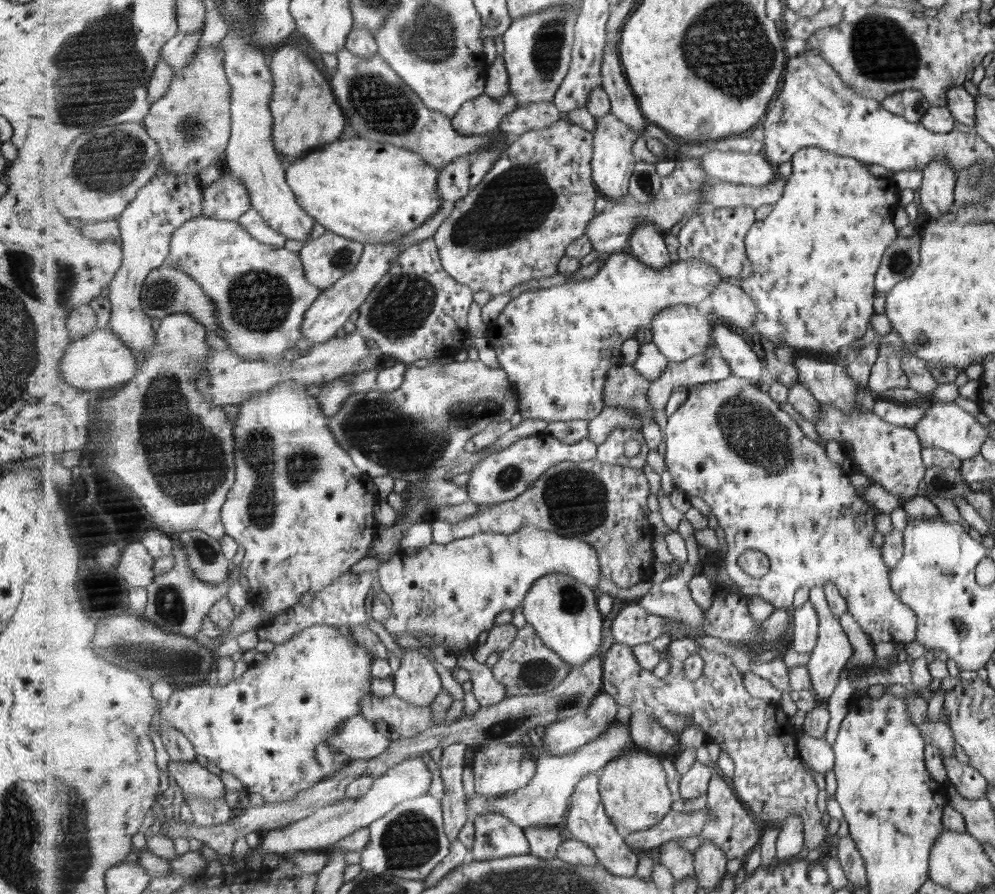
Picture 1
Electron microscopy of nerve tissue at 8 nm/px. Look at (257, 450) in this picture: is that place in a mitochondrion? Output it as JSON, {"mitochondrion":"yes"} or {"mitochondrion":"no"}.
{"mitochondrion":"yes"}

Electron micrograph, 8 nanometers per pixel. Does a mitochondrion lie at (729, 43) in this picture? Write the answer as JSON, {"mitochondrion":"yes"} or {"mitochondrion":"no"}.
{"mitochondrion":"yes"}

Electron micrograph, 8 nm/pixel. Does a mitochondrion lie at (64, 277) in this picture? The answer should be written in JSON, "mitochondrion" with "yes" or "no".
{"mitochondrion":"yes"}

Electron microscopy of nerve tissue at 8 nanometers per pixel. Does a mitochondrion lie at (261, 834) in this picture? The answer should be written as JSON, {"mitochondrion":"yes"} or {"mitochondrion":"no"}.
{"mitochondrion":"no"}

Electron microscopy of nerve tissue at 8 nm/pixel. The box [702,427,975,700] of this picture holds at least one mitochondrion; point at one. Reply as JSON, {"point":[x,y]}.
{"point":[942,482]}

